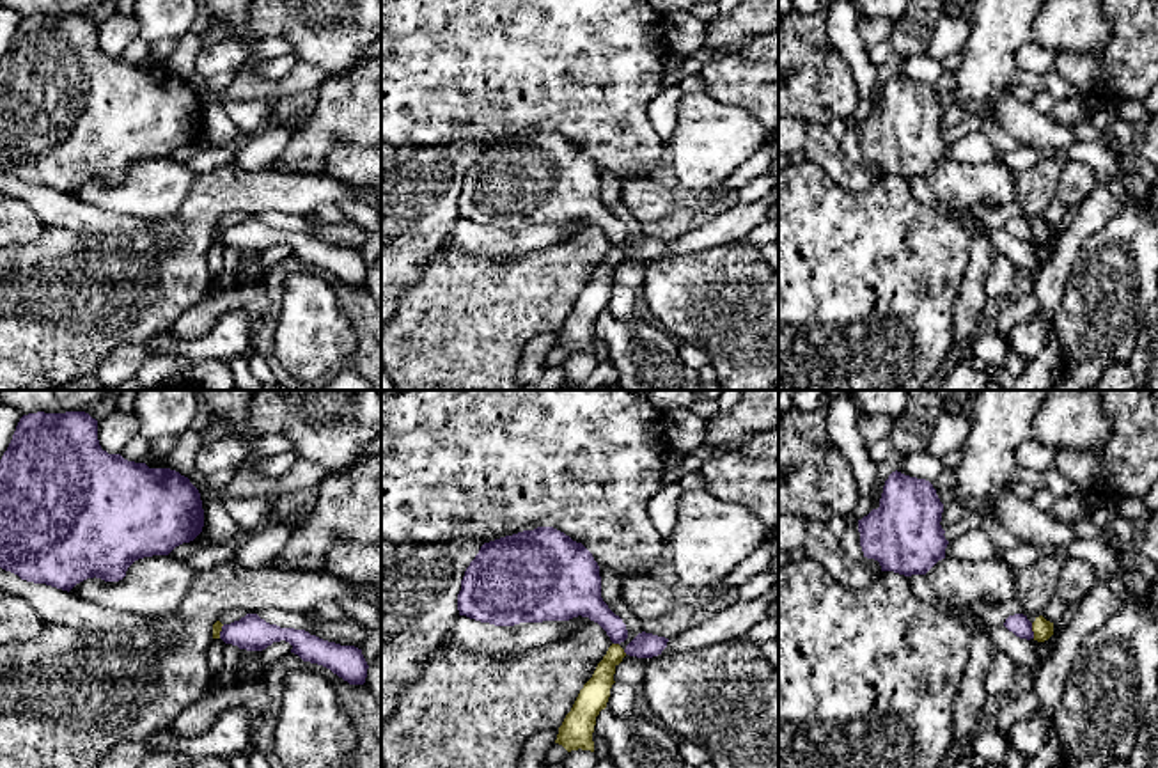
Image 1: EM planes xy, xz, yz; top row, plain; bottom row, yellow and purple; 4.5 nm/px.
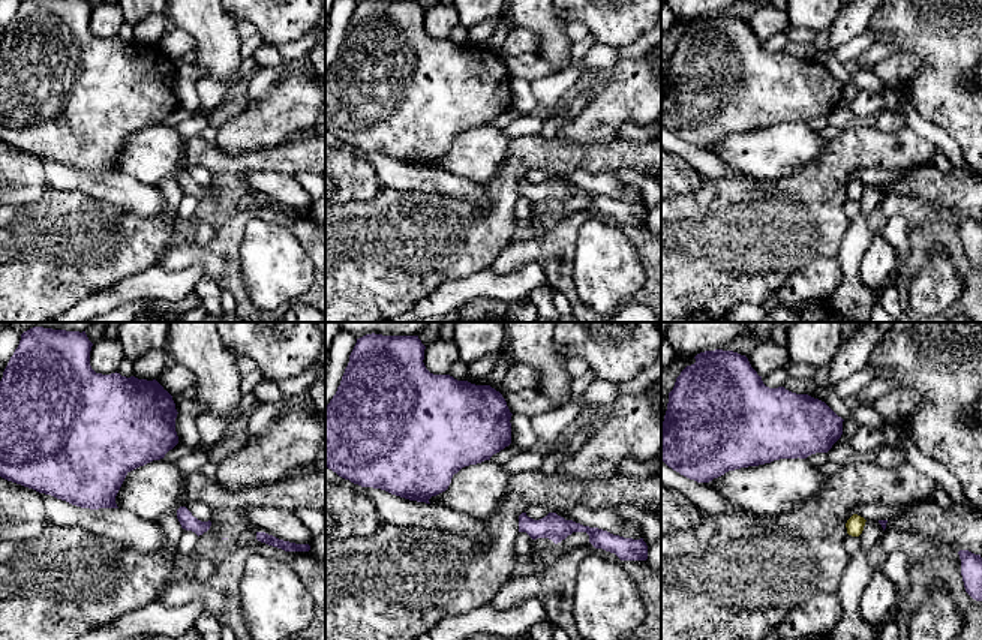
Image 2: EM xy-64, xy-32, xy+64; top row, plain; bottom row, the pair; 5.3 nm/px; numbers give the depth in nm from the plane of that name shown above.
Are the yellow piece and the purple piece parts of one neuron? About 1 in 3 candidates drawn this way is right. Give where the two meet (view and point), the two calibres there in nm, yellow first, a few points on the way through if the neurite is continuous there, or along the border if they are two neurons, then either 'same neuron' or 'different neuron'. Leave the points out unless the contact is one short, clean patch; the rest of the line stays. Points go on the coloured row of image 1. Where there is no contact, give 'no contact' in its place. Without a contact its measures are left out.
yz (1032, 630) | 90/90 nm | along yz (1031, 623), (1034, 637) | different neuron

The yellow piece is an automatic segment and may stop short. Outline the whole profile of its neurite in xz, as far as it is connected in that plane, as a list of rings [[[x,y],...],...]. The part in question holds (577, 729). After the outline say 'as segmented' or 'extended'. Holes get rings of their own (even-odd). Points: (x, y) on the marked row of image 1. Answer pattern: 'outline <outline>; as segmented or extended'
outline [[[612,644],[598,663],[592,678],[580,690],[555,740],[555,743],[562,745],[567,752],[578,748],[594,752],[592,733],[596,717],[606,708],[610,688],[615,683],[615,667],[624,656],[624,649],[619,644]]]; as segmented

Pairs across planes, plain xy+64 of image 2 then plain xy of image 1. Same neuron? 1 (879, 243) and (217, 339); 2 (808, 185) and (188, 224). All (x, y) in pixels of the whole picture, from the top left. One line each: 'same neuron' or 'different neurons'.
1: same neuron
2: same neuron

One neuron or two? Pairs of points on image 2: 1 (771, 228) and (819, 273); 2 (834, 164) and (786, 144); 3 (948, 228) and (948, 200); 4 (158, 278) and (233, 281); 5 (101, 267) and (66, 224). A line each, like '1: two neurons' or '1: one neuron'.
1: two neurons
2: two neurons
3: two neurons
4: two neurons
5: one neuron

